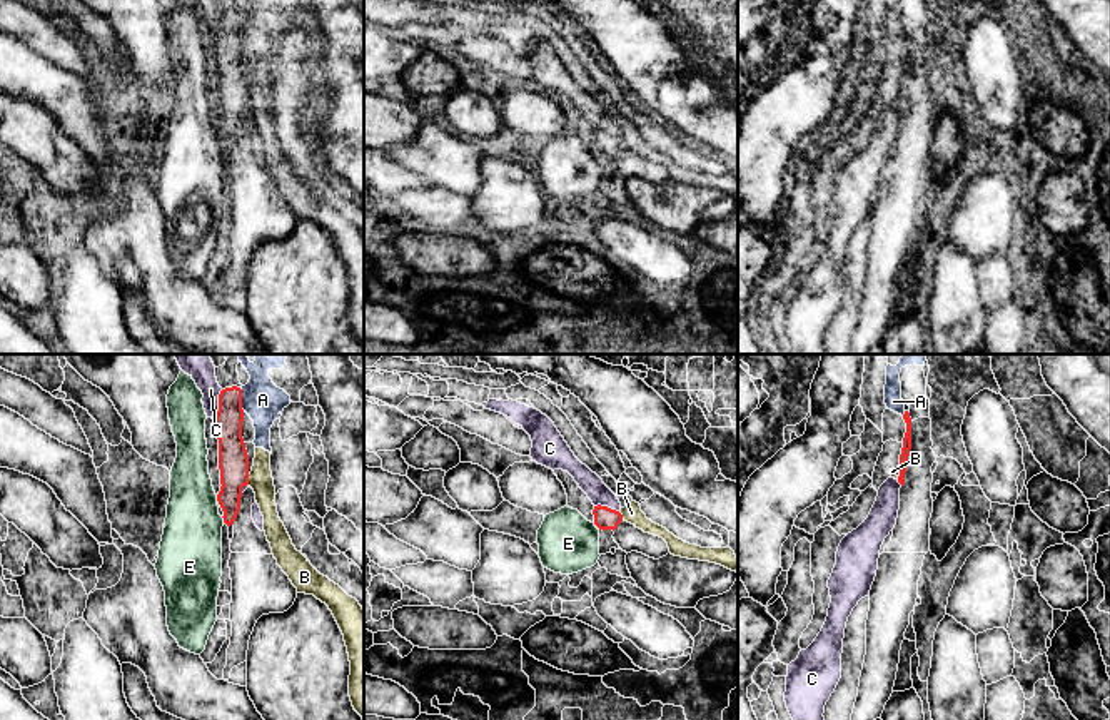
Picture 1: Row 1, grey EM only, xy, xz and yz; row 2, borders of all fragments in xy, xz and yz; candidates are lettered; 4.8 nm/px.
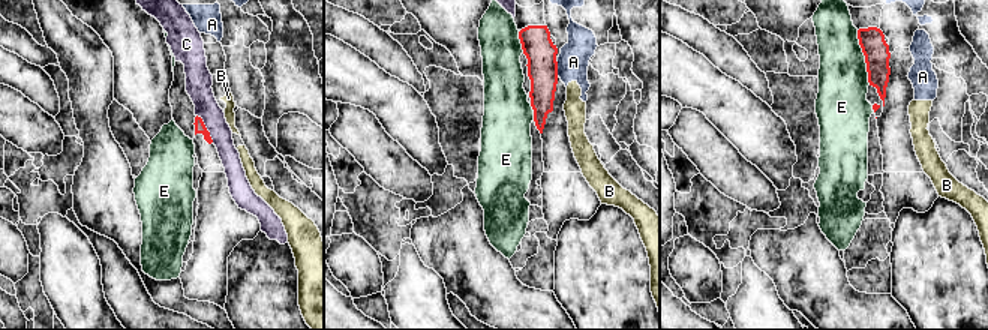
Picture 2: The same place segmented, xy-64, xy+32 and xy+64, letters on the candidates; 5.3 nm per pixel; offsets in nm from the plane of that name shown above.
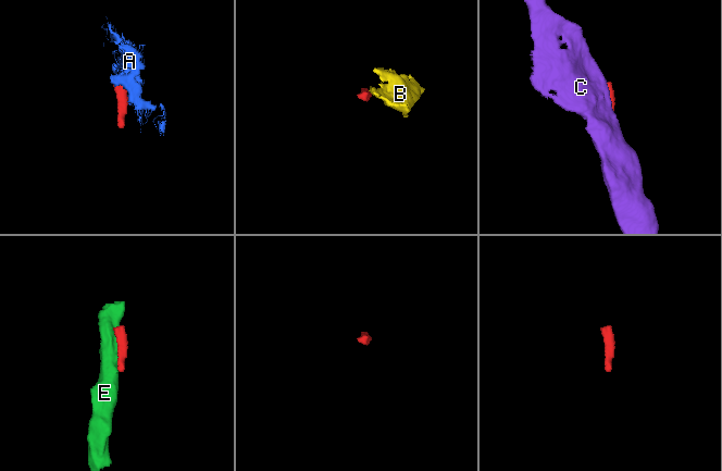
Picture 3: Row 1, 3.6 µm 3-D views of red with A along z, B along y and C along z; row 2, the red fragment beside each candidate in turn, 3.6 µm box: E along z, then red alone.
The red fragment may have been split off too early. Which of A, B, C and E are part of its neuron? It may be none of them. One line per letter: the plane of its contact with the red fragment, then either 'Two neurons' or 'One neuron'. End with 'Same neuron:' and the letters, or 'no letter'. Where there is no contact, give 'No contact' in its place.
A: Touches red in xy. Two neurons
B: Touches red in xy. Two neurons
C: Touches red in xy. Two neurons
E: Touches red in xy. Two neurons
Same neuron: no letter

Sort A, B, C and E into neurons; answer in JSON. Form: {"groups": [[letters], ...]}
{"groups": [["A", "B"], ["C"], ["E"]]}

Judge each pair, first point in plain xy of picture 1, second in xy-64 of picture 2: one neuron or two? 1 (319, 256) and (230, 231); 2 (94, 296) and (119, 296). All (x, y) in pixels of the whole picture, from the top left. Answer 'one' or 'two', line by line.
1: two
2: two

